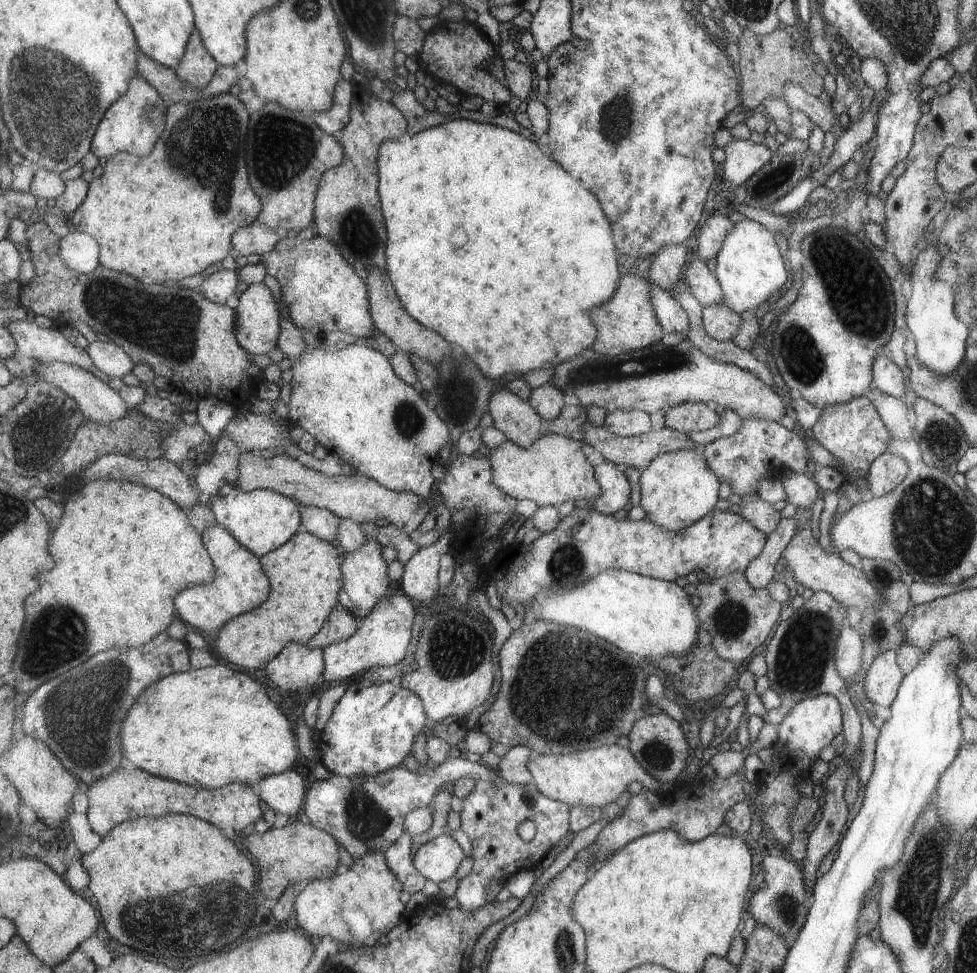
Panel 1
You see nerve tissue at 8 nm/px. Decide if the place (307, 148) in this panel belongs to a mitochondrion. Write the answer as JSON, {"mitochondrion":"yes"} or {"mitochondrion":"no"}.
{"mitochondrion":"yes"}

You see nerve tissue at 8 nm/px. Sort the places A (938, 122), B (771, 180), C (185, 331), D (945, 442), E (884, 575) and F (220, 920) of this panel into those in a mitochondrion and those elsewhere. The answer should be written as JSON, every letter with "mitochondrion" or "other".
{"A":"other","B":"other","C":"mitochondrion","D":"mitochondrion","E":"mitochondrion","F":"mitochondrion"}

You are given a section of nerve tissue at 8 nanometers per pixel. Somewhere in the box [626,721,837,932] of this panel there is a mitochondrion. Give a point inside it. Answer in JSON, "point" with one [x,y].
{"point":[786,905]}

